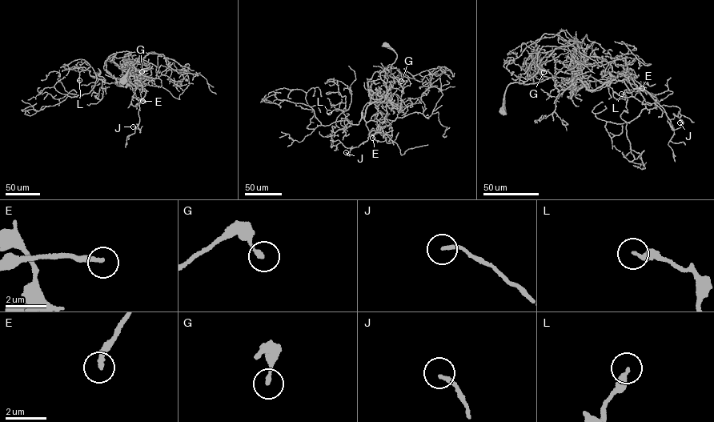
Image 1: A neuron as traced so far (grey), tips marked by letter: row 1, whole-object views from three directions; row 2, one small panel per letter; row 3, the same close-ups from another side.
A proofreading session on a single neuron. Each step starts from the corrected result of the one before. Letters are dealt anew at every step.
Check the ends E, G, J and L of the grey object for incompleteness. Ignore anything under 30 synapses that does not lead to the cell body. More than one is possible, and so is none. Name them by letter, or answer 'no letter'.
E

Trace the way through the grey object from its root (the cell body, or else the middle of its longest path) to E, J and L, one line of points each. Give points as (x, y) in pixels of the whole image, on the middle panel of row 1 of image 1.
E: (385, 44), (397, 55), (383, 81), (387, 98), (371, 102), (366, 110), (370, 133), (381, 132), (372, 138)
J: (385, 44), (397, 55), (383, 81), (387, 98), (369, 104), (364, 118), (370, 133), (379, 132), (346, 152)
L: (385, 44), (397, 55), (383, 81), (387, 99), (369, 104), (358, 124), (336, 121), (340, 109), (329, 112)

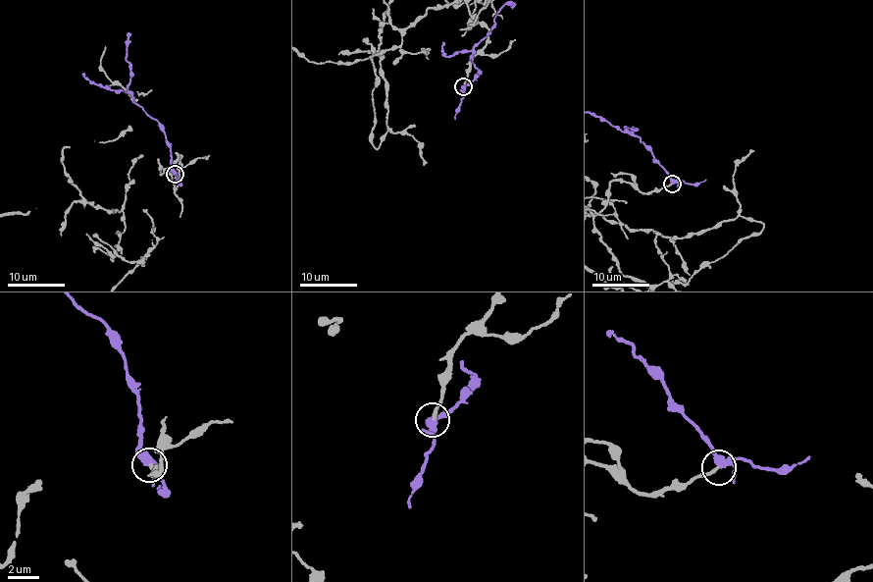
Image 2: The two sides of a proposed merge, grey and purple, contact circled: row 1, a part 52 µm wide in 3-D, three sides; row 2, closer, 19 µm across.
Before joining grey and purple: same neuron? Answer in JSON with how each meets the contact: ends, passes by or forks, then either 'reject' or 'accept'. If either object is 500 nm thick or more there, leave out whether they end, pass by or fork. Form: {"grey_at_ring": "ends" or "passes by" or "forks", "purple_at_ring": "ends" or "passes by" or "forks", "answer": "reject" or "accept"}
{"grey_at_ring": "ends", "purple_at_ring": "forks", "answer": "accept"}

